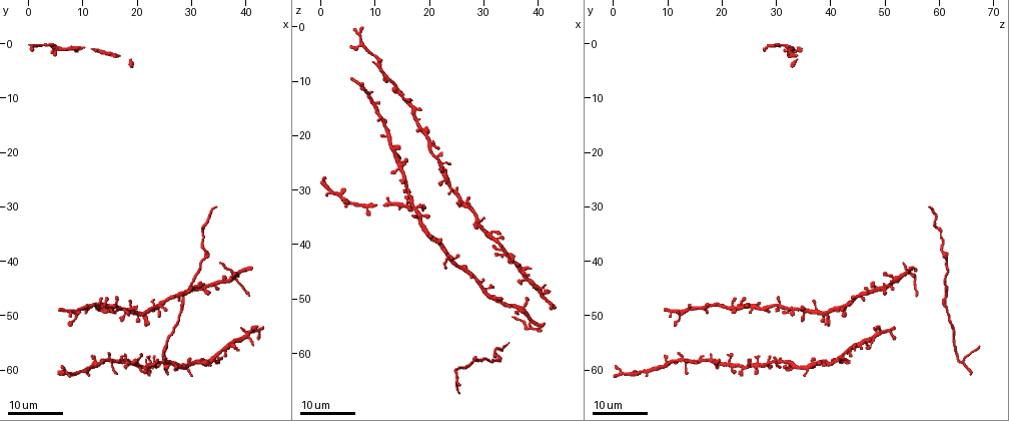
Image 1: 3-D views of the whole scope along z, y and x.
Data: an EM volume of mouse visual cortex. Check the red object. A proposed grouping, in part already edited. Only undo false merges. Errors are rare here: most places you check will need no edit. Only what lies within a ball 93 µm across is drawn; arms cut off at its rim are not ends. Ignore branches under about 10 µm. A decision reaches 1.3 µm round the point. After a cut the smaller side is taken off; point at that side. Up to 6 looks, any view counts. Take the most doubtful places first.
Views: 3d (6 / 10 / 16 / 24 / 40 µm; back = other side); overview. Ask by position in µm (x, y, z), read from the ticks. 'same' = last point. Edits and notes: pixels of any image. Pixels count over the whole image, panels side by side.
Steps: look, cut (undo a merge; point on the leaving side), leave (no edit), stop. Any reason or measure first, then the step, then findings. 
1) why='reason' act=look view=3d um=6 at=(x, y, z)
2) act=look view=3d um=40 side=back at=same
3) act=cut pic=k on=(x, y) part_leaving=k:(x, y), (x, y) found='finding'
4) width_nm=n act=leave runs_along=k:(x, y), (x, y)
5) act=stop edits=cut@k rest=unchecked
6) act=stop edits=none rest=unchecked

why='a fork' act=look view=3d um=16 at=(12.5, 59.0, 9.5)

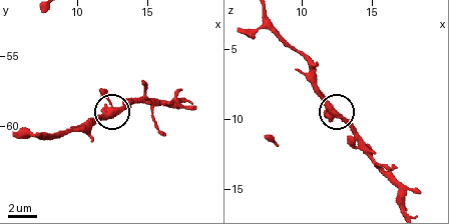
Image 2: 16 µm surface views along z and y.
act=look view=3d um=6 at=(12.4, 59.2, 9.6)

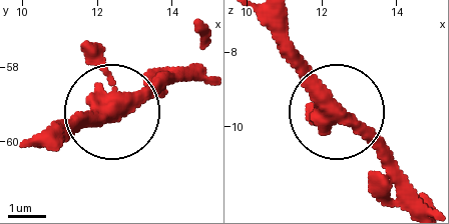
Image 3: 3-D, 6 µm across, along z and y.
act=look view=3d um=6 side=back at=(12.50, 59.15, 9.65)

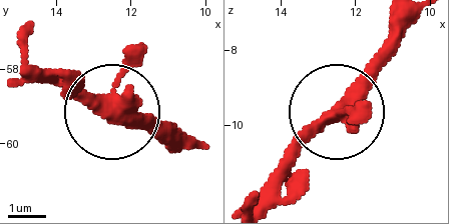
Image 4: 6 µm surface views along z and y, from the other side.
width_nm=360 act=leave found='all the same neuron'

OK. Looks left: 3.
why='four-way junction' act=look view=3d um=16 at=(23.0, 48.5, 42.0)

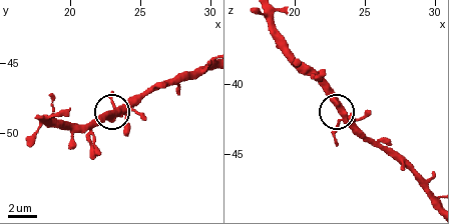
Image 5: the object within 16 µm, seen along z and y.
why='closer look' act=look view=3d um=6 at=(23.2, 48.6, 42.0)

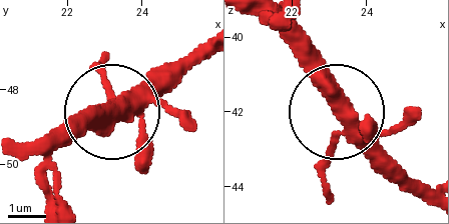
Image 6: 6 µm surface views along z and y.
side_arm_um=105 act=leave runs_along=6:(346, 105), (350, 120), (394, 165) found='all the same neuron'

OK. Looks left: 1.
act=stop edits=none rest=unchecked

